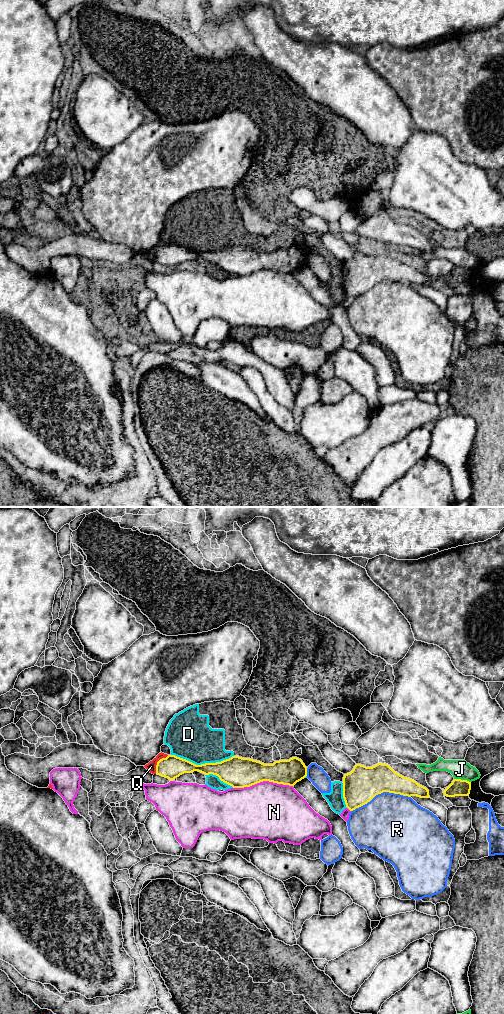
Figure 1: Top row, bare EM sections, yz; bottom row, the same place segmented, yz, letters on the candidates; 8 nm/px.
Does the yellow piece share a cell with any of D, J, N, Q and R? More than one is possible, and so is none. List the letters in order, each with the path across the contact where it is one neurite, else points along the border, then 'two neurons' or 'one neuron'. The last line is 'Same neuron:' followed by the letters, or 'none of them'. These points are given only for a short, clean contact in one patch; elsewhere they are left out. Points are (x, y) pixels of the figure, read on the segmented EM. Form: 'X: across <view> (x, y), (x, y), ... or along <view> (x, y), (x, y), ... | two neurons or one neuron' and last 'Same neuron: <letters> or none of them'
D: two neurons
J: two neurons
N: two neurons
Q: along yz (168, 755), (157, 762), (155, 773) | two neurons
R: two neurons
Same neuron: none of them

